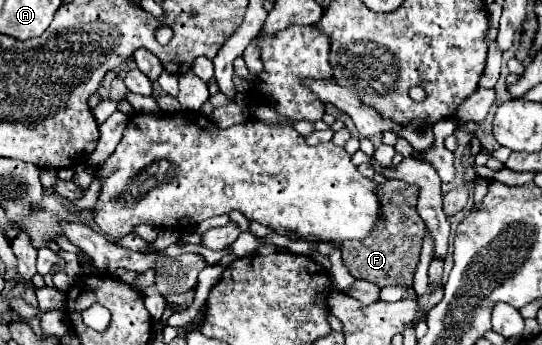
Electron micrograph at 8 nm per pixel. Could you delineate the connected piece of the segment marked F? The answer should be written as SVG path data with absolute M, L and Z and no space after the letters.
M391 179L379 185L379 197L383 205L383 219L375 225L373 233L365 241L345 241L341 247L343 263L355 279L371 281L377 287L385 285L413 285L413 271L419 263L419 251L423 241L423 219L415 213L415 193L399 191L399 179Z

